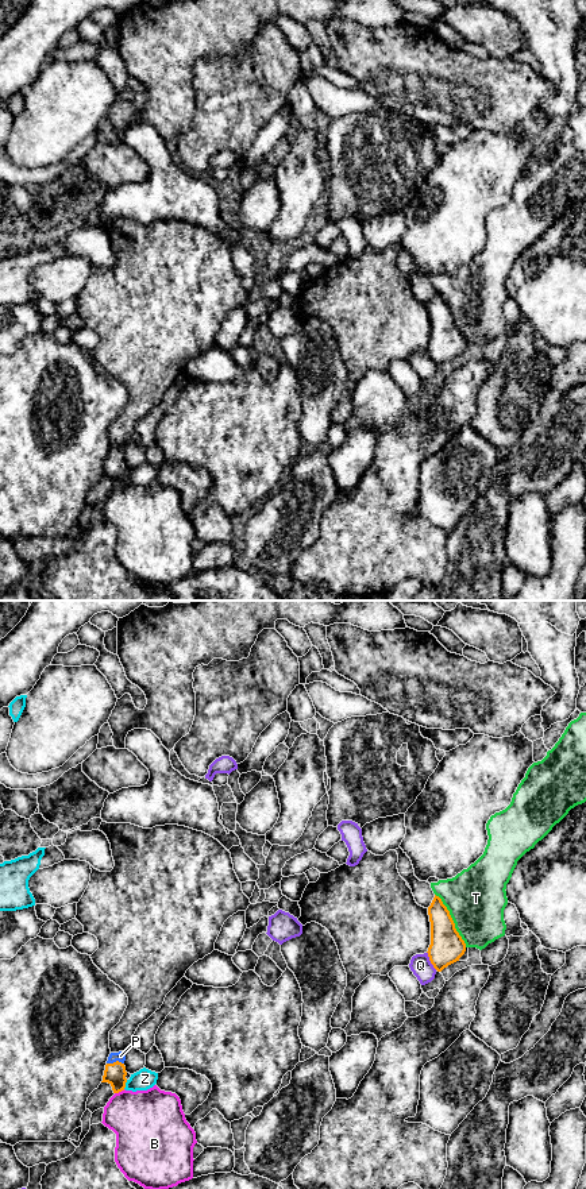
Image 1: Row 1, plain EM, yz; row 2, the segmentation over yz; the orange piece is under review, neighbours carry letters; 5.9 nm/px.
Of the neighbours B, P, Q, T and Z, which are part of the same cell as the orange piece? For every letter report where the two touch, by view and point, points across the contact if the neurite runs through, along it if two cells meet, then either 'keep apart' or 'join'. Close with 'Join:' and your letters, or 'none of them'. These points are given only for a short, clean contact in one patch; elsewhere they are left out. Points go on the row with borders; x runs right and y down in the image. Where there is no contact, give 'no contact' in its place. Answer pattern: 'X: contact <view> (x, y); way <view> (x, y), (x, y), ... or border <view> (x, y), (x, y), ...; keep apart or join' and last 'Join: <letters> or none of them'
B: contact yz (119, 1091); keep apart
P: contact yz (116, 1061); way yz (115, 1073), (116, 1061), (120, 1056); join
Q: contact yz (430, 960); keep apart
T: contact yz (453, 921); keep apart
Z: contact yz (124, 1084); keep apart
Join: P

